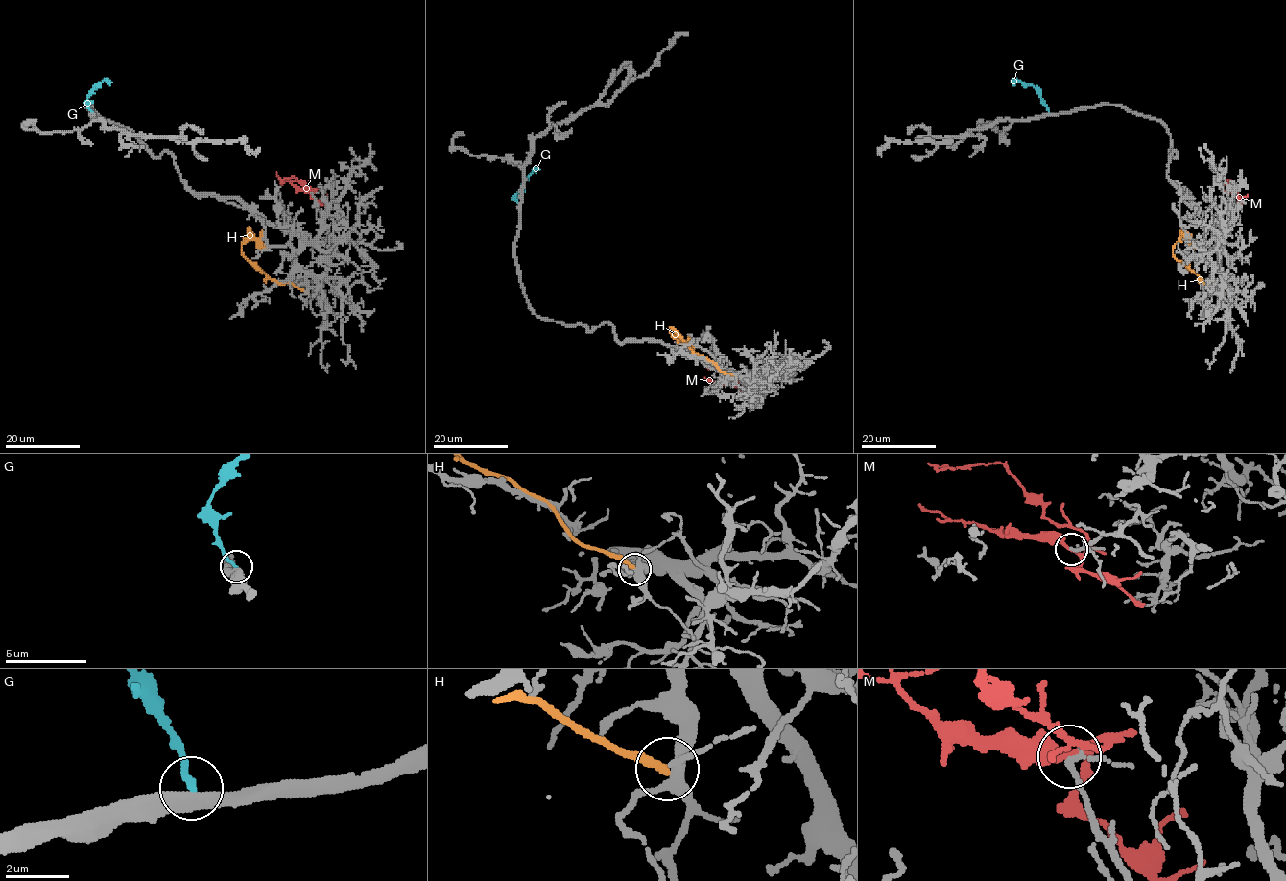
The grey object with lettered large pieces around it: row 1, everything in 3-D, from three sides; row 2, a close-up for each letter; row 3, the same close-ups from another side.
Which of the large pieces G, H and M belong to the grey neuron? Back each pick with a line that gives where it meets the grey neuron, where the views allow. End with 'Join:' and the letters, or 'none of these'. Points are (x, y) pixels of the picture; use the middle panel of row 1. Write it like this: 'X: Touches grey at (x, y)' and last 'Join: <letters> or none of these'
G: Touches grey at (521, 203)
Join: G

